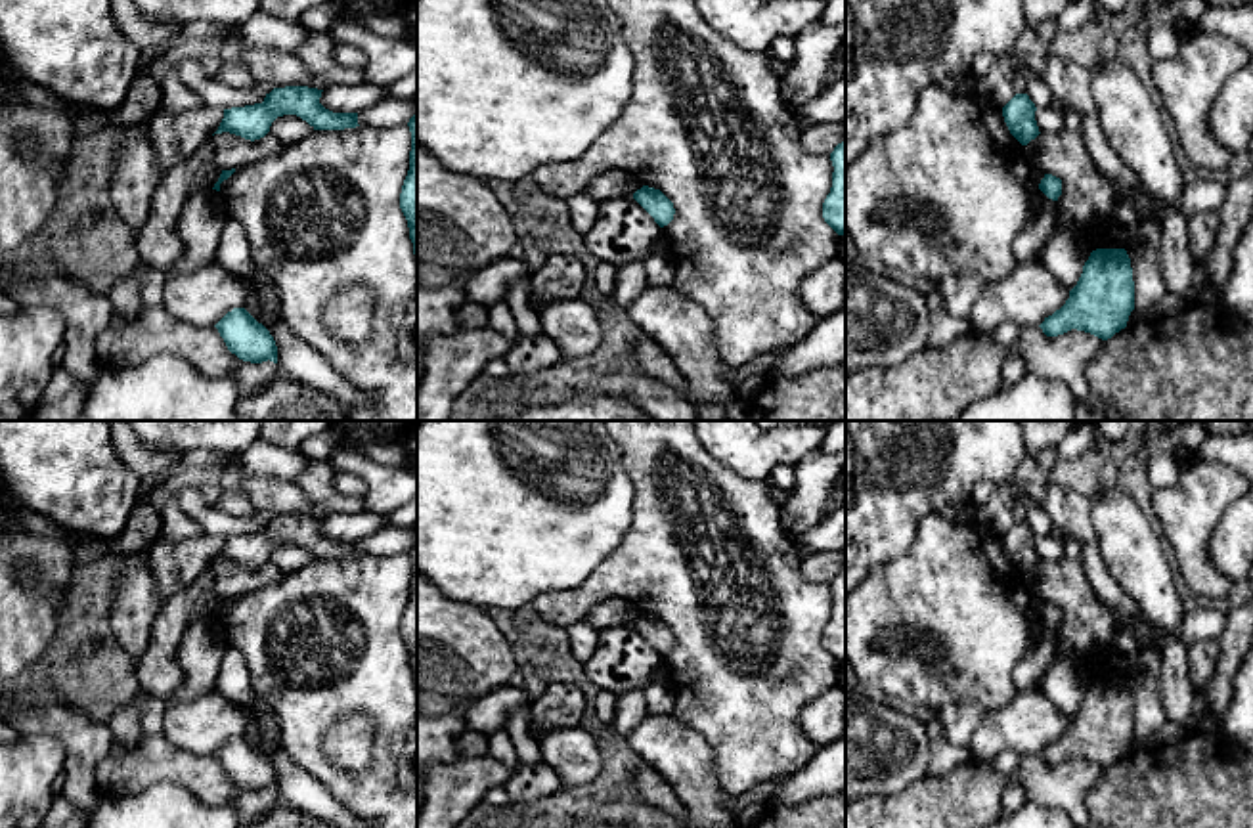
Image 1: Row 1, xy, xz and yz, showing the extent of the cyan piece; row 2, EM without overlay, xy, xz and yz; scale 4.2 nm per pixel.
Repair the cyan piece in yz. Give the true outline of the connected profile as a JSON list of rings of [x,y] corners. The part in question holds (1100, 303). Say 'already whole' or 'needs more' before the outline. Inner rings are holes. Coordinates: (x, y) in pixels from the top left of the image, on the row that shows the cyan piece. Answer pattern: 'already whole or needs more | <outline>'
already whole | [[[1096,249],[1066,304],[1039,327],[1046,337],[1077,329],[1108,340],[1127,327],[1132,310],[1134,281],[1127,251]]]

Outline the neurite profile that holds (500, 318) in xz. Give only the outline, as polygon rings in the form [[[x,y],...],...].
[[[505,302],[488,306],[488,327],[511,340],[520,337],[515,316]]]

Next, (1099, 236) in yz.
[[[1108,220],[1092,226],[1087,233],[1083,233],[1090,251],[1096,249],[1121,249],[1115,239],[1111,237]]]

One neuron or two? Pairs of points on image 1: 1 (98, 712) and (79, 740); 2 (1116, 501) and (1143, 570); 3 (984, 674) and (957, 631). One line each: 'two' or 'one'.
1: two
2: one
3: one

